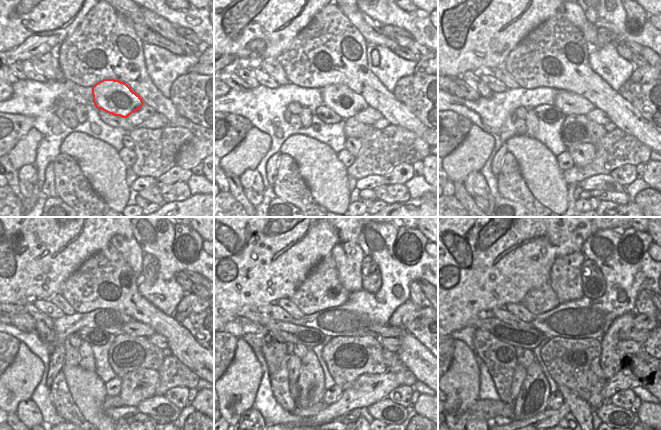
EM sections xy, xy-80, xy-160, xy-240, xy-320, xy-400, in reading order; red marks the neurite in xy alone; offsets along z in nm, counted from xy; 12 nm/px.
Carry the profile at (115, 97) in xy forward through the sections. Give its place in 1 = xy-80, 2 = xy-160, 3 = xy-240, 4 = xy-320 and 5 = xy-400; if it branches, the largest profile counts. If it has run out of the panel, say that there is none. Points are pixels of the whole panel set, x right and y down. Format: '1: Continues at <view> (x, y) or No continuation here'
1: Continues at xy-80 (346, 103)
2: Continues at xy-160 (568, 103)
3: Continues at xy-240 (132, 328)
4: Continues at xy-320 (387, 331)
5: Continues at xy-400 (640, 336)

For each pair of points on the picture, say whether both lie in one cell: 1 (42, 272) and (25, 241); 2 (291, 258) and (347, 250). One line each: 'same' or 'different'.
1: same
2: different

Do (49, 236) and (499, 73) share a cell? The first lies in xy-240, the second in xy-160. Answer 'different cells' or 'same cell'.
different cells

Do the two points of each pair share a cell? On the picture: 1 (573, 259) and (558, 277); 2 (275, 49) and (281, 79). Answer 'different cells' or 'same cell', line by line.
1: same cell
2: different cells

